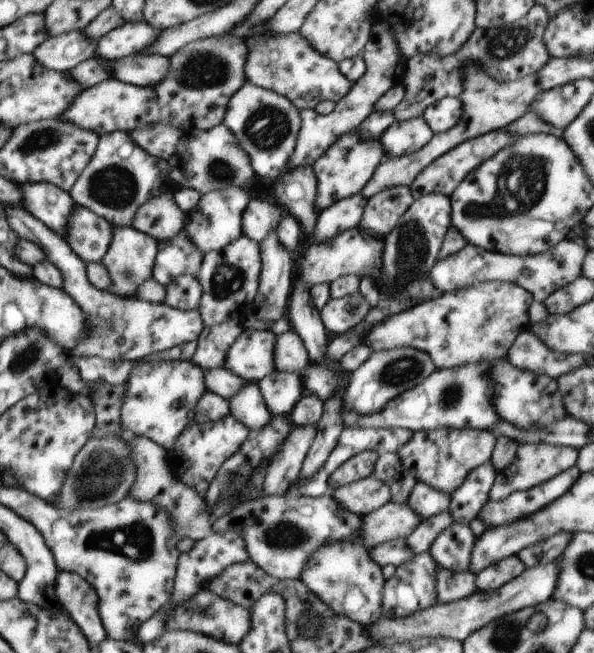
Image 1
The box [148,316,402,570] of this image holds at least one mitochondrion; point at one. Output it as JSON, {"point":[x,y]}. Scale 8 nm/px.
{"point":[282,536]}

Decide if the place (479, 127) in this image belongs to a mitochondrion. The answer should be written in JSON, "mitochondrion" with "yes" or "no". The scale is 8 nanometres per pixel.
{"mitochondrion":"no"}

